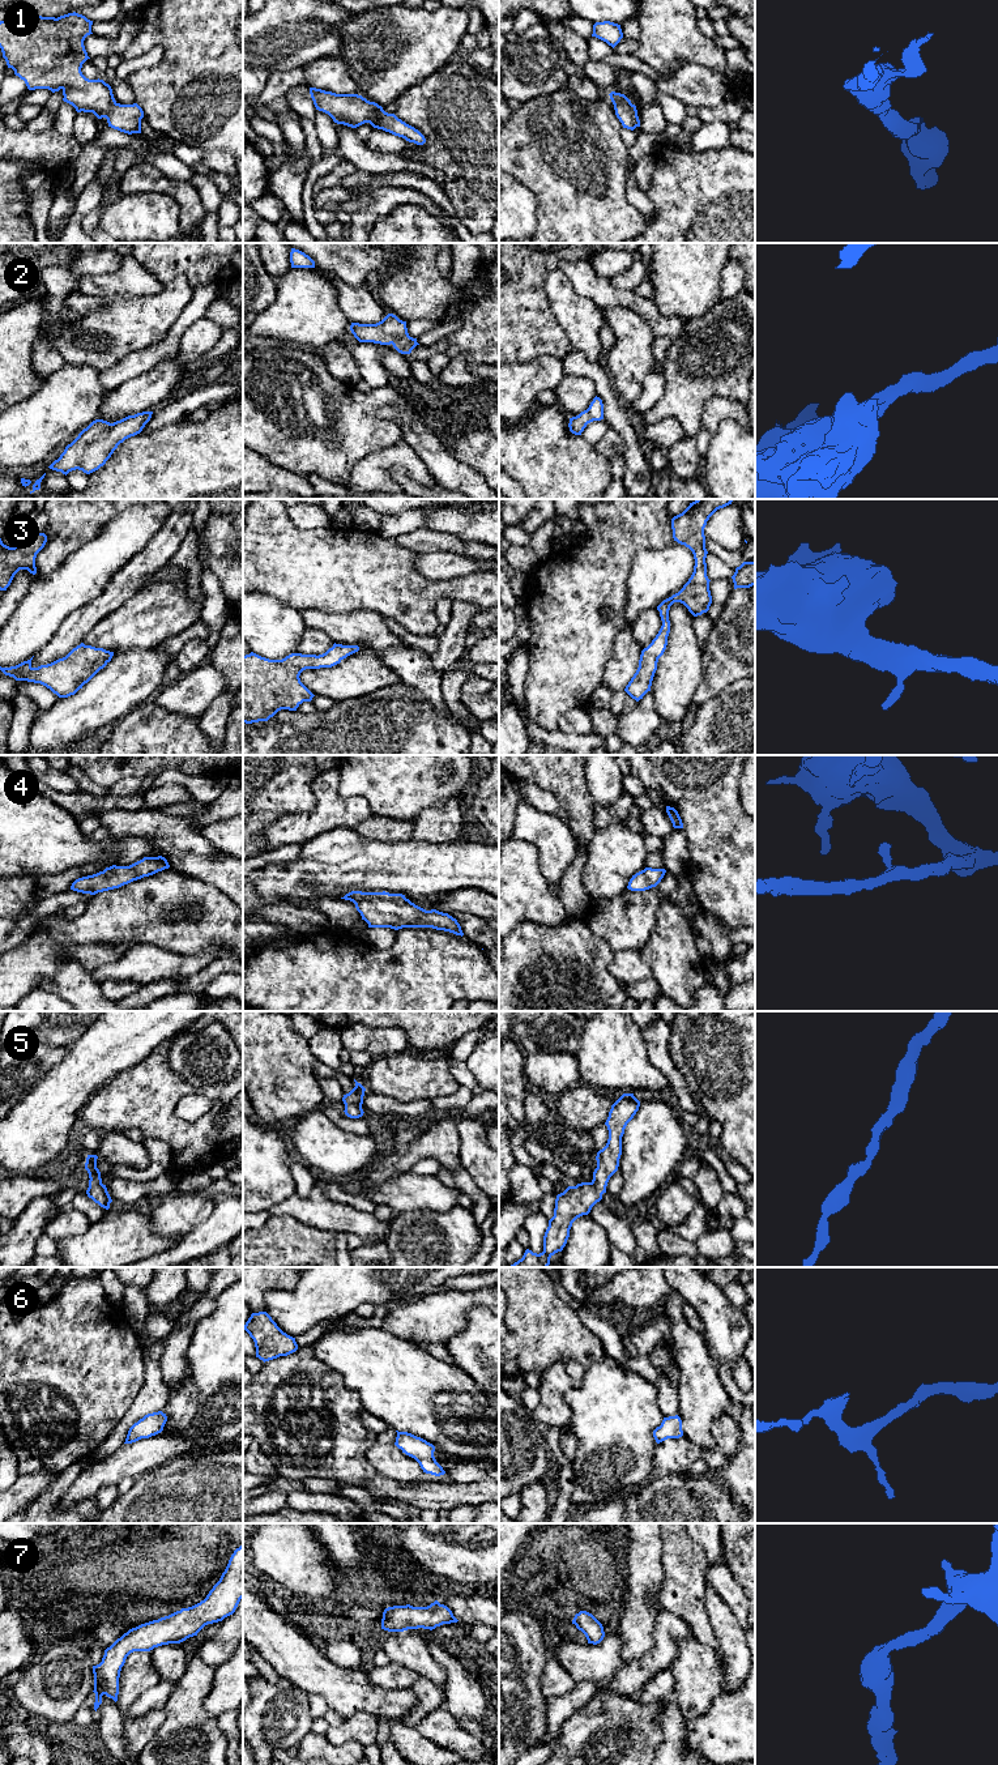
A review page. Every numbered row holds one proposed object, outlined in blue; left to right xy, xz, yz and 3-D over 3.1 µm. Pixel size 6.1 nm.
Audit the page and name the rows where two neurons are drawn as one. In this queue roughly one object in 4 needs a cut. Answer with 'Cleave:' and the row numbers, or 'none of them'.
Cleave: none of them

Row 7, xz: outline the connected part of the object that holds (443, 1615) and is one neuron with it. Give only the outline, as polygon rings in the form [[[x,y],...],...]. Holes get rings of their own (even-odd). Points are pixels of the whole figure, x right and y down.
[[[438,1600],[427,1607],[393,1606],[383,1612],[381,1629],[404,1632],[408,1629],[435,1629],[443,1624],[457,1623],[452,1611]]]

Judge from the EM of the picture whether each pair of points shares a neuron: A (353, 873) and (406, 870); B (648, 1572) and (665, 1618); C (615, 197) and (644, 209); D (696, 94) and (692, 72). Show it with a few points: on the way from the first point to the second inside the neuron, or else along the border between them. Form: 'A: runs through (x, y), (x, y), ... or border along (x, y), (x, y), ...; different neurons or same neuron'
A: runs through (366, 870), (393, 870); same neuron
B: border along (661, 1608), (655, 1625), (653, 1638); different neurons
C: border along (626, 174), (626, 199), (640, 213), (651, 214); different neurons
D: runs through (696, 89), (692, 77); same neuron

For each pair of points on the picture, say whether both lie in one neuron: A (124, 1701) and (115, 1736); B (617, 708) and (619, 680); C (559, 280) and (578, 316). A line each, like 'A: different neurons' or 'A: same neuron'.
A: different neurons
B: different neurons
C: same neuron

